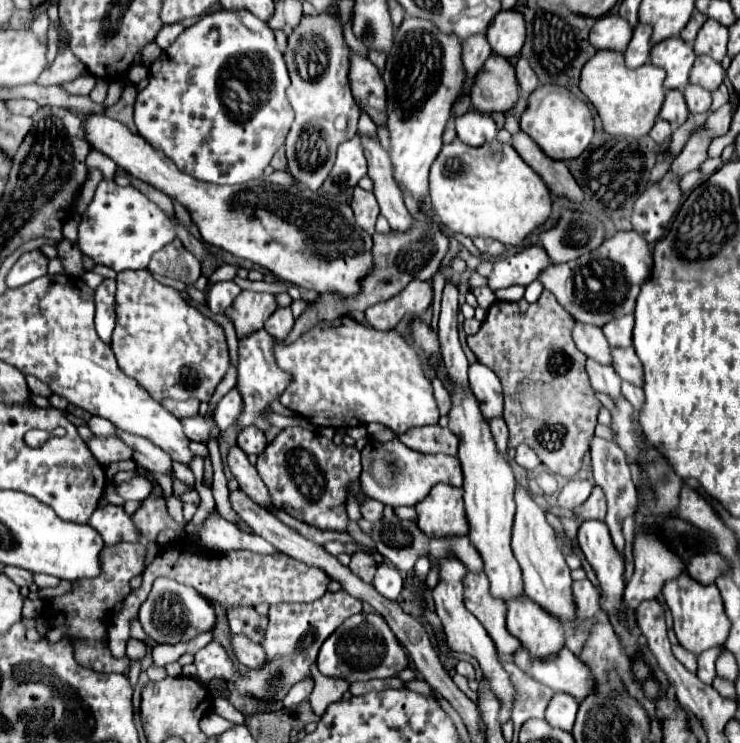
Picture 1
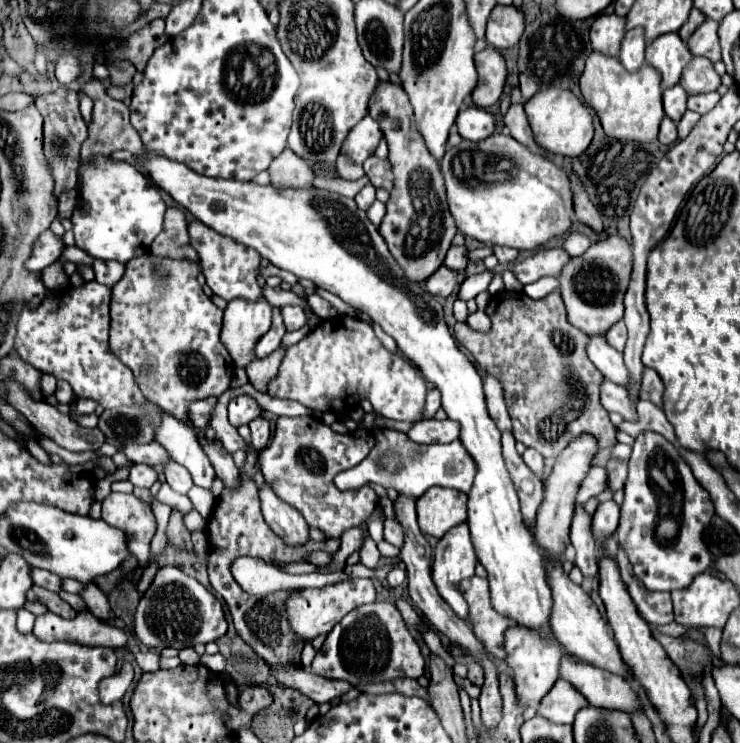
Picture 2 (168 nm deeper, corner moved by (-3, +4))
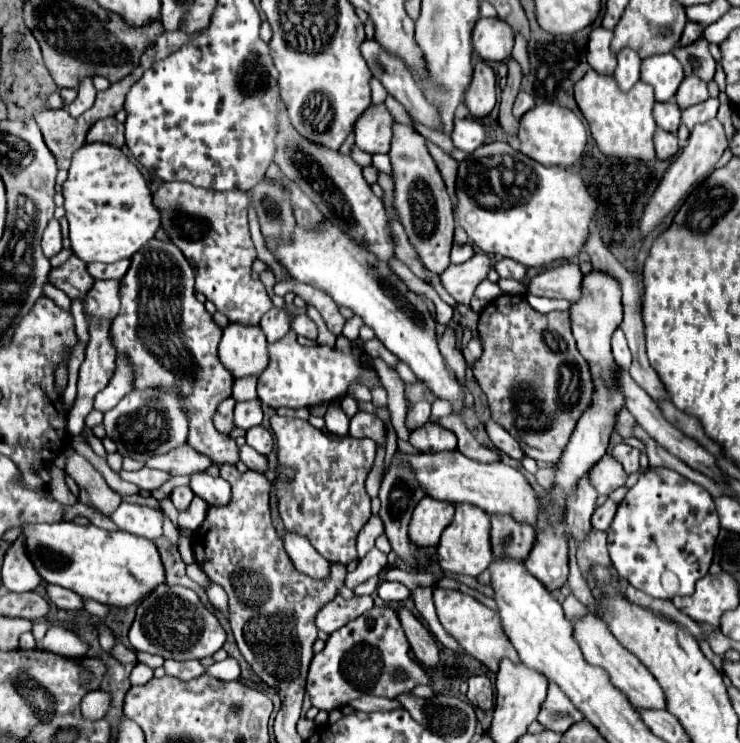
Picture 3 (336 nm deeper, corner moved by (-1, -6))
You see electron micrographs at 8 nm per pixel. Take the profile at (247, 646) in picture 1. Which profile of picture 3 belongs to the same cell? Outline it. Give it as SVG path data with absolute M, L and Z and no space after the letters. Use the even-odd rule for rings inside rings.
M362 696L362 698L356 698L356 700L350 700L350 706L354 710L364 710L364 712L370 712L370 710L394 710L394 708L400 708L400 704L396 700L388 700L388 698L378 698L378 696Z

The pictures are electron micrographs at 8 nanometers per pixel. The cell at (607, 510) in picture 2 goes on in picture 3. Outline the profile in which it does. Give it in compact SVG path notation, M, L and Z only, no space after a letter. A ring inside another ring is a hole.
M610 498L602 504L602 506L598 506L596 508L596 512L594 512L594 516L592 516L592 528L596 528L596 530L608 530L610 528L610 524L612 524L612 520L614 520L614 514L616 514L616 502L612 502Z

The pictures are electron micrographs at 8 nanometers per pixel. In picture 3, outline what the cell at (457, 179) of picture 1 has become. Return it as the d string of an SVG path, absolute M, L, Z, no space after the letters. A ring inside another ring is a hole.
M490 142L476 148L458 164L456 218L472 244L484 254L500 254L528 268L538 268L554 260L574 258L582 250L594 218L594 200L578 174L560 166L544 166L534 162L506 142Z

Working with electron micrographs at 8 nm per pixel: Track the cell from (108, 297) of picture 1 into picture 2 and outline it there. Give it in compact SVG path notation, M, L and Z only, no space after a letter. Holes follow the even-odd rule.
M96 258L92 262L92 268L94 268L94 274L96 274L96 280L100 284L106 284L106 286L112 288L122 278L126 264L122 264L122 262L104 262L104 260Z

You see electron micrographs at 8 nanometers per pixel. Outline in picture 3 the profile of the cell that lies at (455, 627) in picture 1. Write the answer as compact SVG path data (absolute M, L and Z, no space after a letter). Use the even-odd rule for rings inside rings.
M458 504L452 524L446 528L446 532L442 532L436 558L444 572L454 572L460 576L474 576L474 578L482 574L488 568L490 560L494 558L492 548L490 548L490 516L486 516L486 512L470 504Z

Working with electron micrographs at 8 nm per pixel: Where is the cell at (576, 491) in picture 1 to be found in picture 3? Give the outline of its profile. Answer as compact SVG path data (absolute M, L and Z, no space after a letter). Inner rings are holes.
M606 454L606 456L596 464L596 468L592 468L592 472L590 472L588 478L590 478L590 484L596 488L598 494L608 496L608 494L612 494L616 488L624 486L628 474L622 470L622 466L620 466L610 454Z

